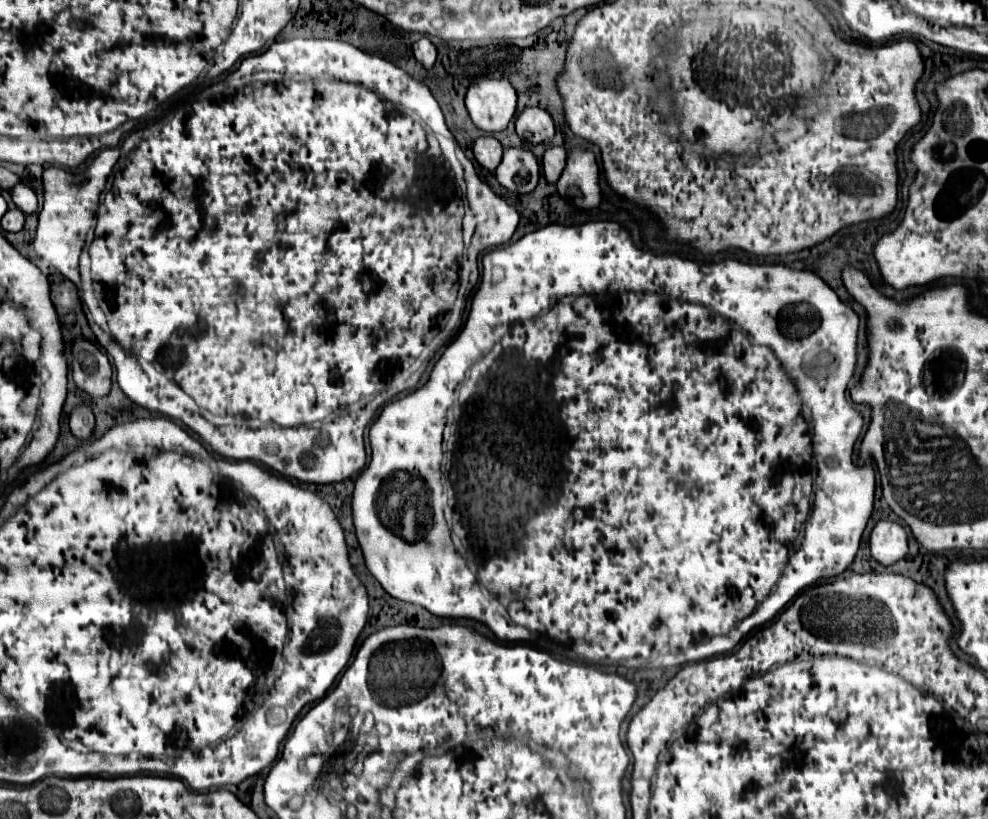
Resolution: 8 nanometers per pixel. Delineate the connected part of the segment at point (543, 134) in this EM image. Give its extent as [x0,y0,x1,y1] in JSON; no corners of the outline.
[515,106,555,144]

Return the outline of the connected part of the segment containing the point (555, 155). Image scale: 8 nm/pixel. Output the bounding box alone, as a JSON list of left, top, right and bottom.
[543,146,567,184]

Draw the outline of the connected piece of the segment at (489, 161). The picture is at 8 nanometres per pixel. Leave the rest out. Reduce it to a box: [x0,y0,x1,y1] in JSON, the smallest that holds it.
[473,136,503,172]

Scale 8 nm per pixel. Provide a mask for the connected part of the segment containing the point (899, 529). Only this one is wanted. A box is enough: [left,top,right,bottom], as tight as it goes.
[871,518,907,566]

